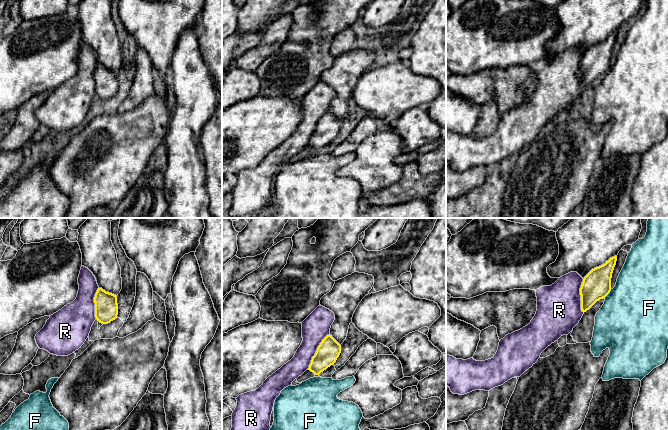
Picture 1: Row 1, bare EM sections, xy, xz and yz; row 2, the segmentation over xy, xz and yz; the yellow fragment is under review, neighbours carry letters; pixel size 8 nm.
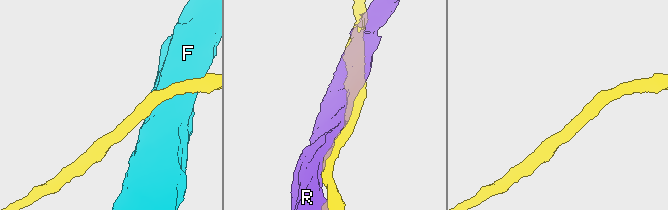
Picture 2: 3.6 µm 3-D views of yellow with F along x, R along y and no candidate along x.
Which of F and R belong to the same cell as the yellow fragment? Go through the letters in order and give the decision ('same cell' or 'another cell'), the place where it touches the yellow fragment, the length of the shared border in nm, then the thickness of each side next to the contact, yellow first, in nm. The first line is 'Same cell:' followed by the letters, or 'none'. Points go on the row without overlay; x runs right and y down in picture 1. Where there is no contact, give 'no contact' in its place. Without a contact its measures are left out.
Same cell: none
F: another cell; meets yellow in yz at (608, 69); contact 90 nm long; 240 nm thick on the yellow side, 500 nm on the other
R: another cell; meets yellow in xz at (316, 127); contact 340 nm long; 180 nm thick on the yellow side, 220 nm on the other

